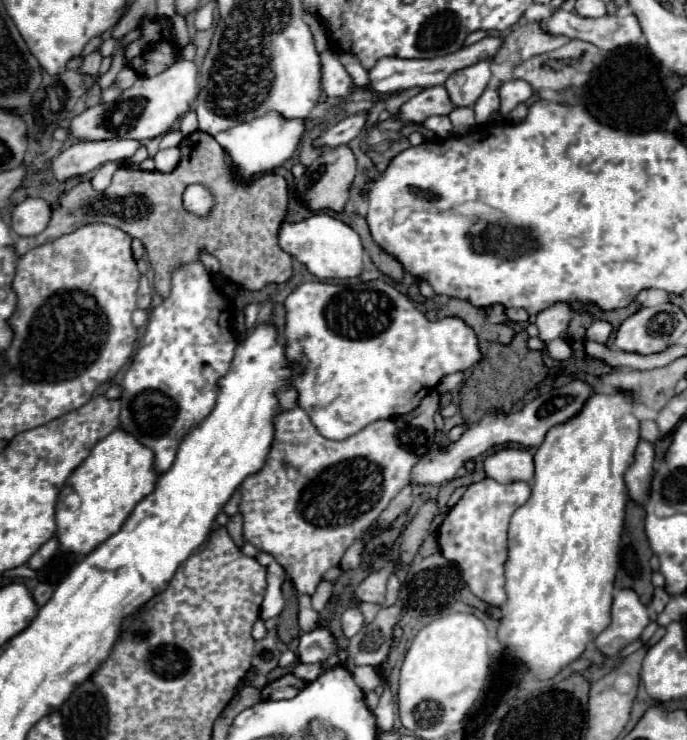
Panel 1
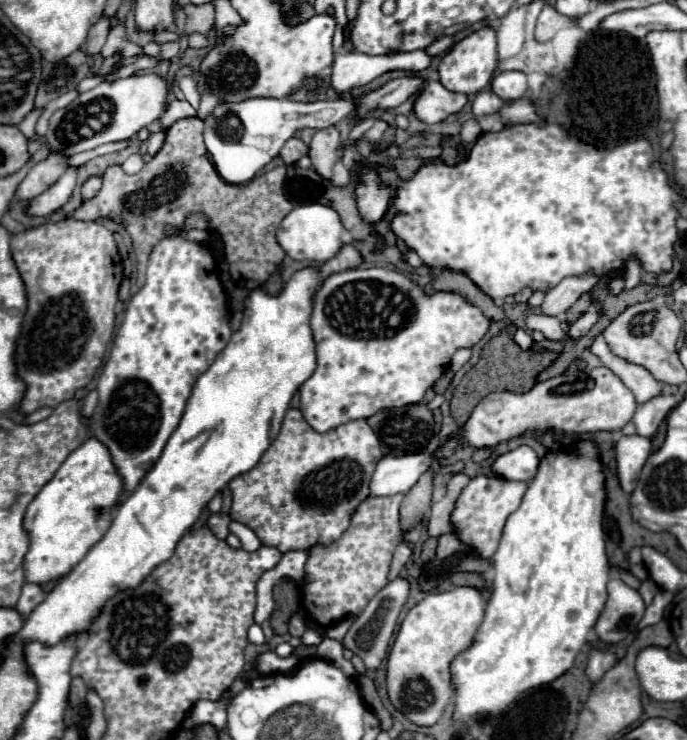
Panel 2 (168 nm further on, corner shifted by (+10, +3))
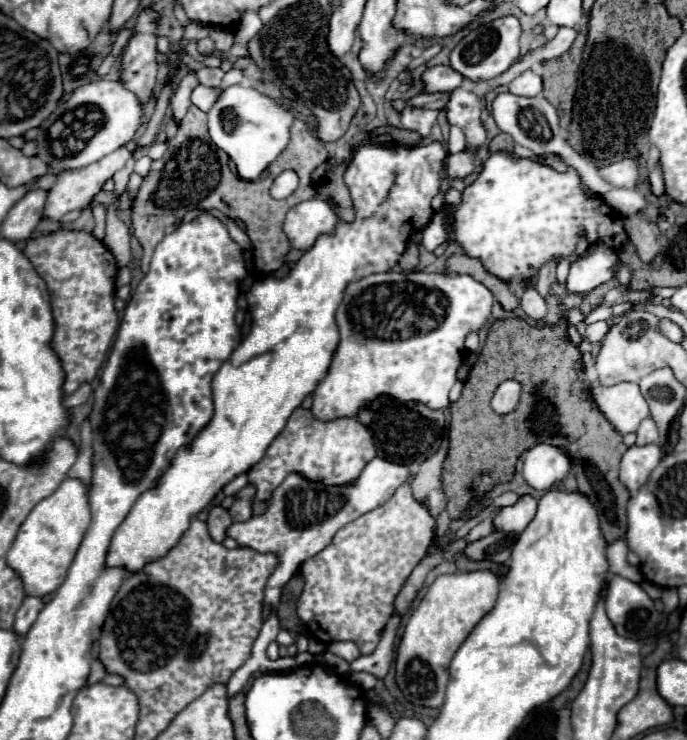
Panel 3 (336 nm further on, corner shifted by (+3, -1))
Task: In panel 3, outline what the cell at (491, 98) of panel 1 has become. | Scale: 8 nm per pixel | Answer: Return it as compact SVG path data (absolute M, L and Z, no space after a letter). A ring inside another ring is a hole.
M498 93L492 101L492 117L502 133L512 135L512 139L524 147L528 147L532 153L558 153L568 163L572 163L572 157L576 157L576 151L566 143L566 135L562 127L558 125L558 113L542 95L536 97L516 97L512 93Z

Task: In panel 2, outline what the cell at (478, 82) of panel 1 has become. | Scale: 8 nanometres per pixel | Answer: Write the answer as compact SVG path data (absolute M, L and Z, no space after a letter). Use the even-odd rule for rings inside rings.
M481 27L479 31L473 31L465 39L457 41L441 59L439 63L439 77L441 83L455 93L479 93L485 89L493 77L493 71L497 67L497 35L491 27Z

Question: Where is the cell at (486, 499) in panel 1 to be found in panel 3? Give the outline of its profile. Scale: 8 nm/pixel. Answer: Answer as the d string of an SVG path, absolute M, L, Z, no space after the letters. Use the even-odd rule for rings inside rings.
M520 495L514 505L500 507L492 525L500 533L520 533L526 529L528 521L532 521L536 513L536 499L532 495Z

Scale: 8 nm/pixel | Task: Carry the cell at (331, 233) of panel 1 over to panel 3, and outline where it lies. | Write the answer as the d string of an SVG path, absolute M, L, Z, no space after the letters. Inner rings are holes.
M310 199L286 213L284 233L290 239L292 249L308 251L320 235L332 235L340 223L332 205L322 199Z

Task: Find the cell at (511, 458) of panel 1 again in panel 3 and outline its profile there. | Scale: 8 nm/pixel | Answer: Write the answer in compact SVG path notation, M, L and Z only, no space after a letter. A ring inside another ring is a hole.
M536 445L528 449L524 459L522 477L538 491L548 491L570 473L570 459L552 445Z

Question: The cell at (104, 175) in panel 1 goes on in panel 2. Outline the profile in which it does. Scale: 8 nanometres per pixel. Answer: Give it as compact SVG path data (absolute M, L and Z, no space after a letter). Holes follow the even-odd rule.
M91 177L89 181L85 181L85 185L81 187L81 195L83 195L83 201L89 201L89 199L93 199L97 193L99 193L99 189L101 189L101 177Z

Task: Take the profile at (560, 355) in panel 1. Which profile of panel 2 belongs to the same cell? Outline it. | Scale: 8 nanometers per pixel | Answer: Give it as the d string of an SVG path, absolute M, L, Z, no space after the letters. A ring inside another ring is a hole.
M597 335L597 339L591 345L591 351L603 361L605 367L609 367L615 375L621 377L621 381L635 393L635 399L639 405L643 405L645 401L651 401L653 397L663 393L663 383L657 381L645 367L641 365L633 365L629 361L619 359L617 355L613 355L603 339L603 335Z

